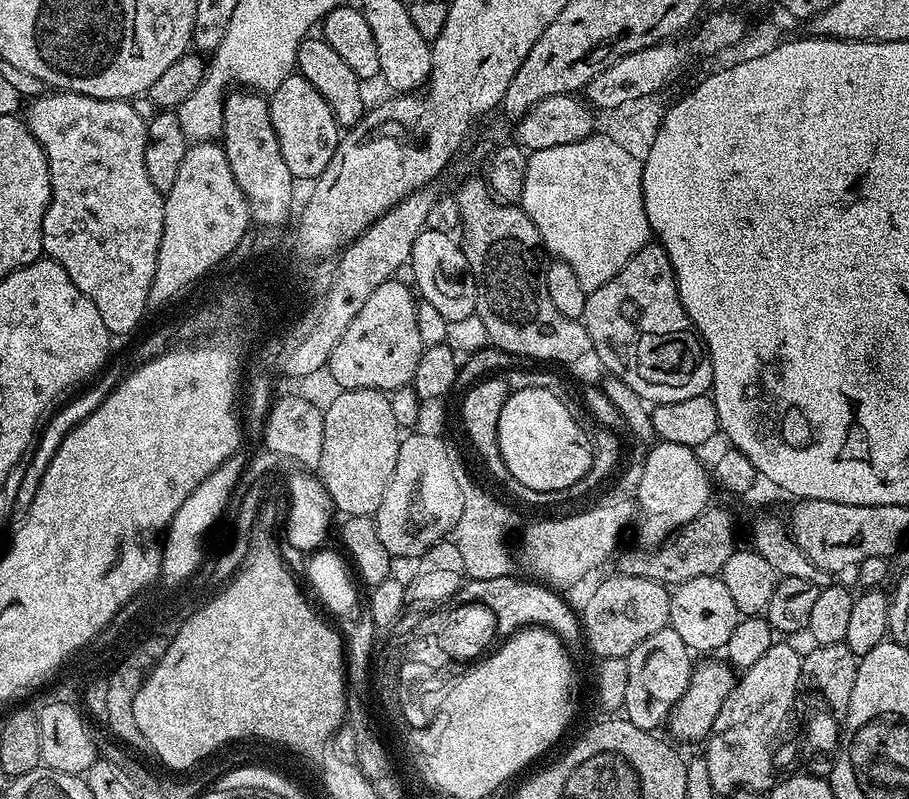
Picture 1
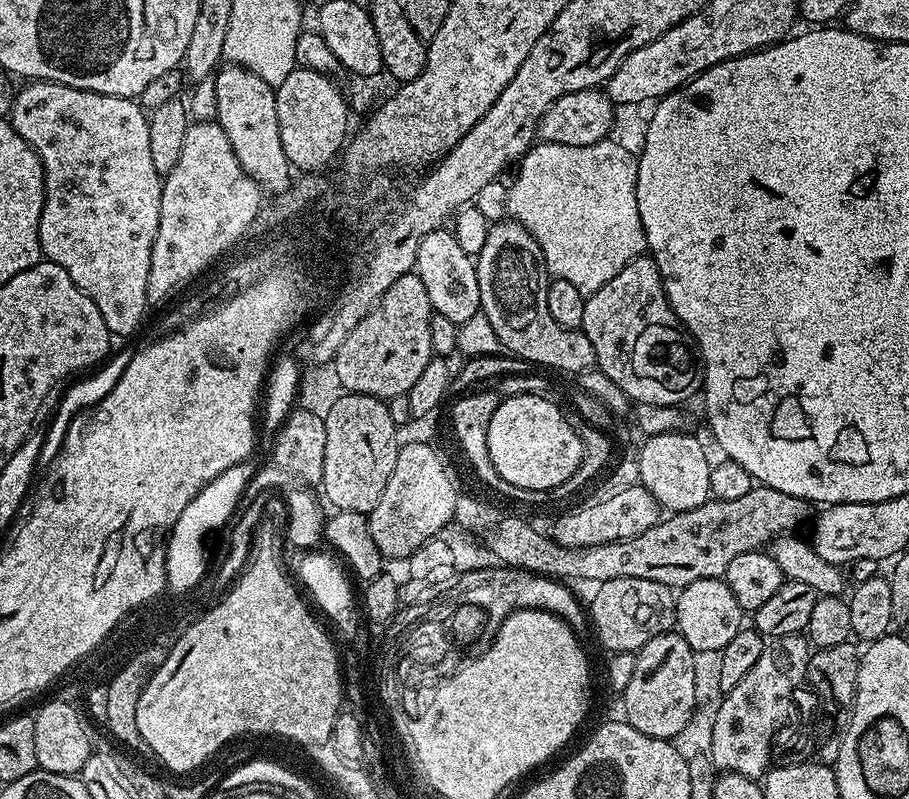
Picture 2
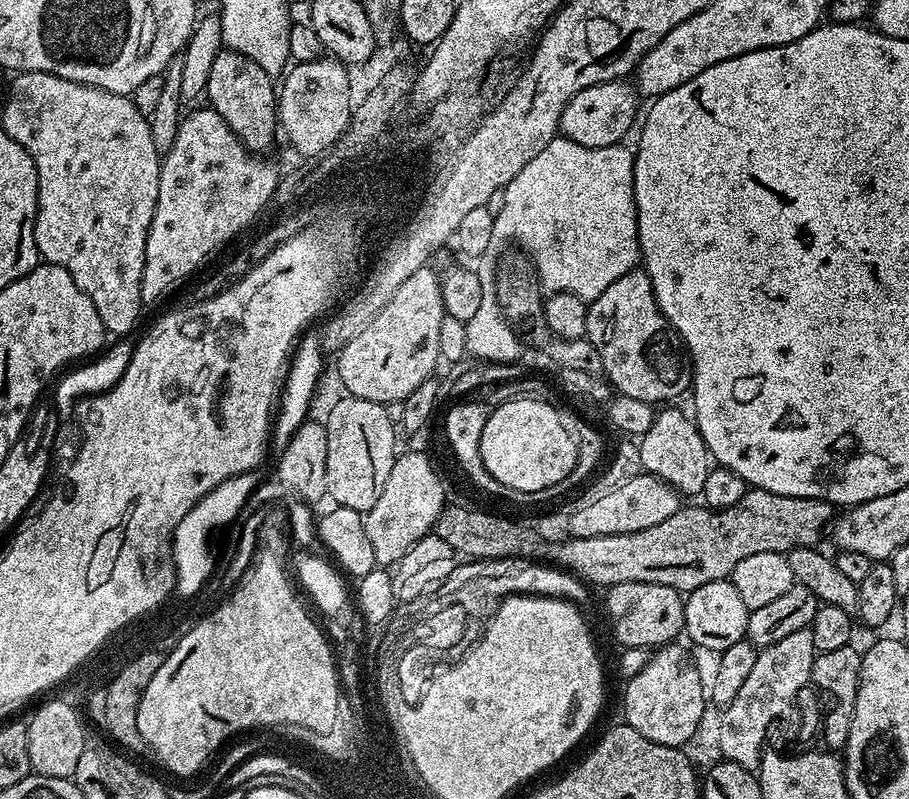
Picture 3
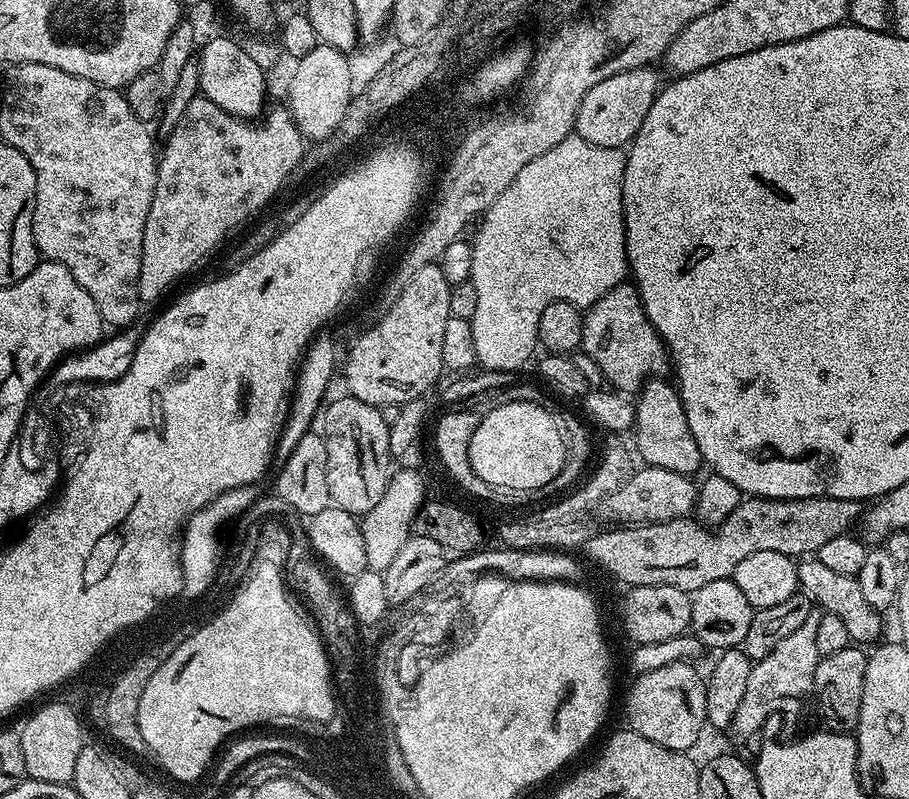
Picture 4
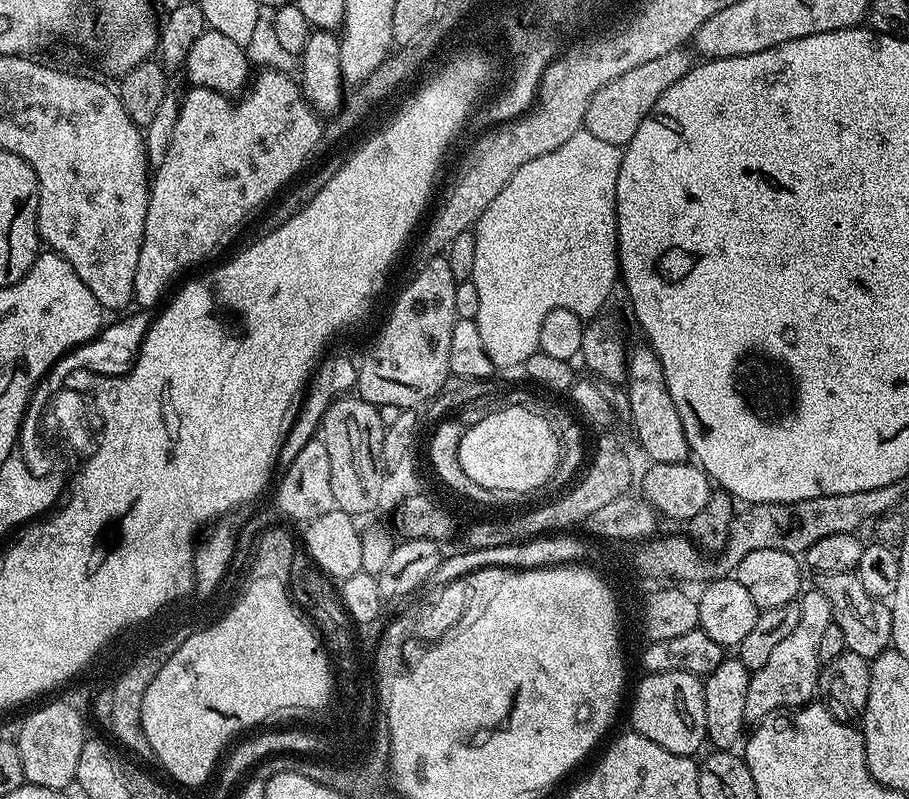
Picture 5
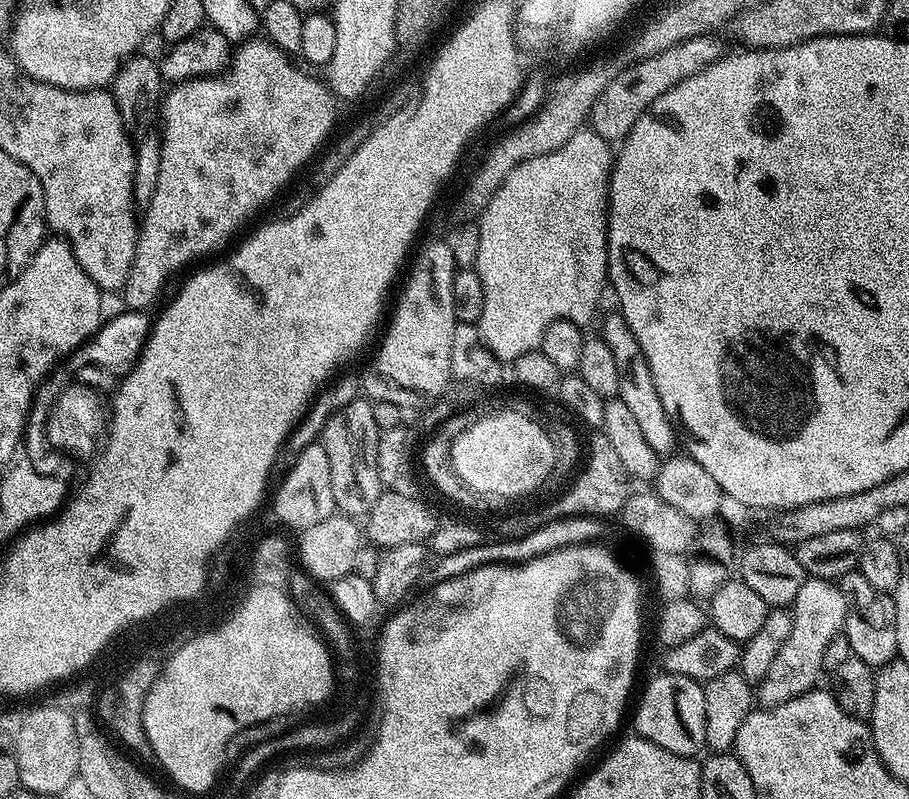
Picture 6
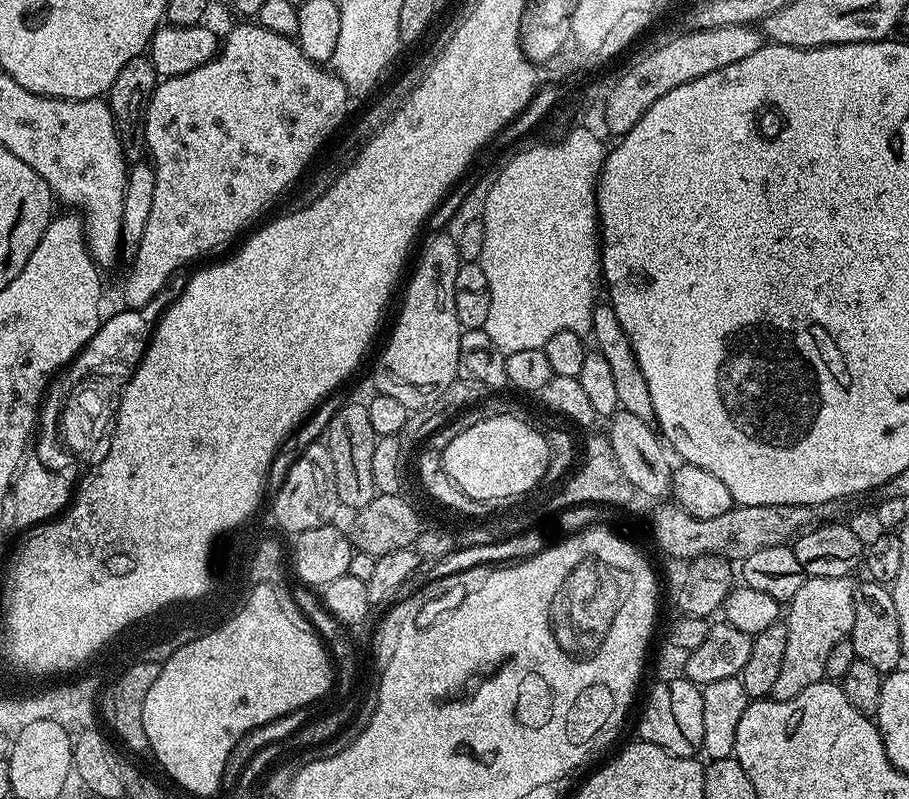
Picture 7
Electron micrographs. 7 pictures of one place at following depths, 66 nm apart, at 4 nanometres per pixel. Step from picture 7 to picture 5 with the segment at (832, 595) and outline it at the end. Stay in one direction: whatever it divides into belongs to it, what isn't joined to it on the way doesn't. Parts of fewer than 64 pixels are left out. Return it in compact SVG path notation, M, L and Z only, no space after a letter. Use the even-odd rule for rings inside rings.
M818 590L805 591L799 597L800 613L798 626L770 653L766 666L751 673L750 686L746 690L745 721L759 722L781 710L795 710L811 701L817 695L822 662L818 658L818 642L822 642L822 630L834 623L832 607Z

